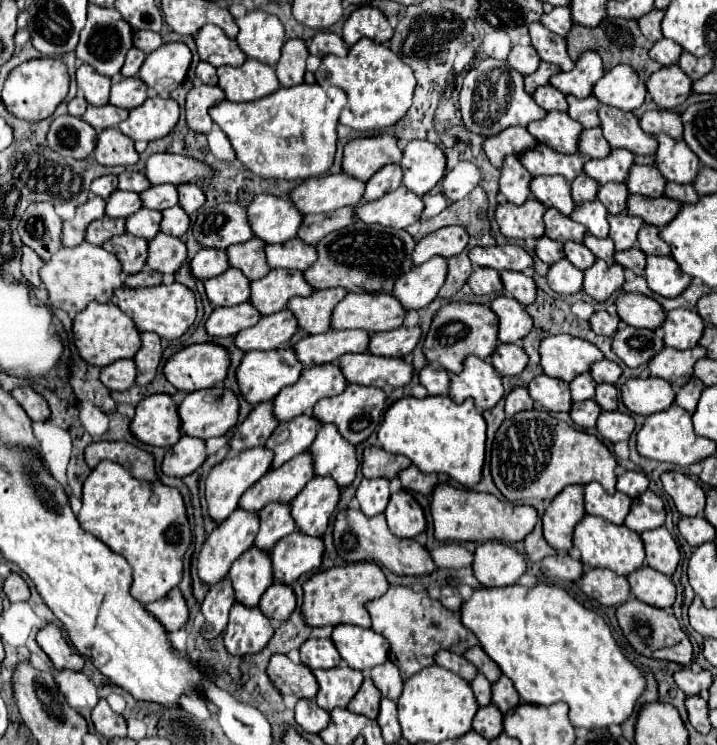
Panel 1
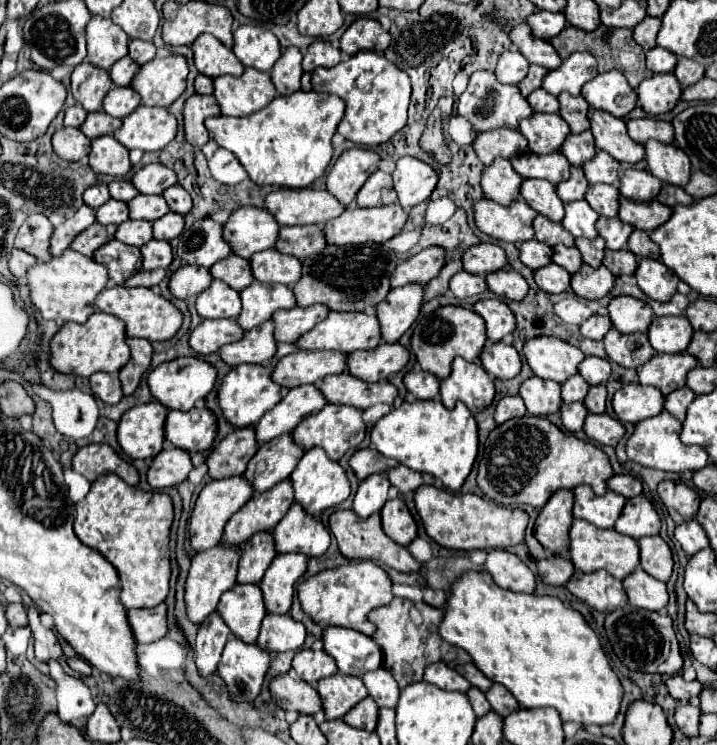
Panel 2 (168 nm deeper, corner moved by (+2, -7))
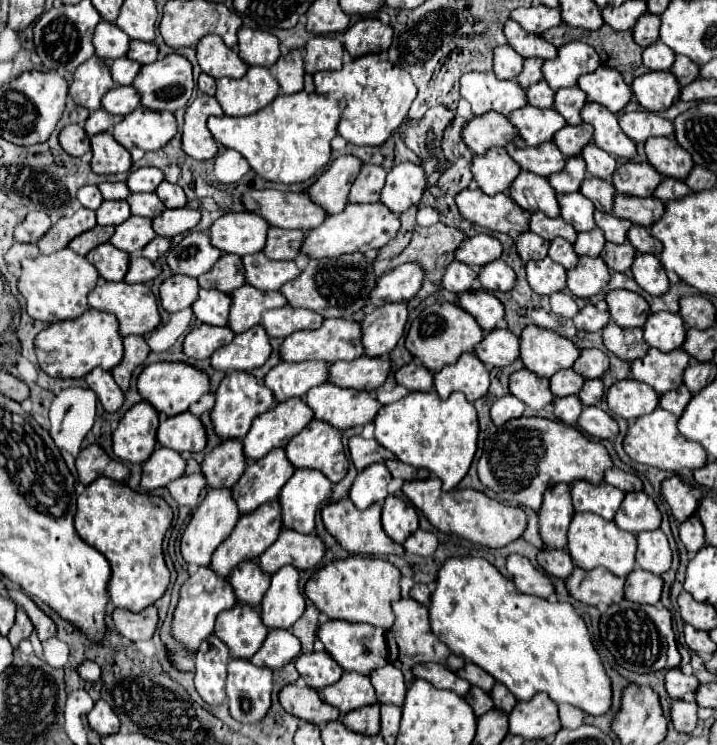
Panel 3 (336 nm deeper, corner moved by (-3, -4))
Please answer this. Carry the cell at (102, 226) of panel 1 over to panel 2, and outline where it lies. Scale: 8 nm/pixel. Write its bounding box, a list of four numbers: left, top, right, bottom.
[70,222,116,256]

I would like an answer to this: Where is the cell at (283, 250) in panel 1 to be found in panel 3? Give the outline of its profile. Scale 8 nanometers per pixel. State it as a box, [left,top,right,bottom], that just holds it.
[243,253,299,291]

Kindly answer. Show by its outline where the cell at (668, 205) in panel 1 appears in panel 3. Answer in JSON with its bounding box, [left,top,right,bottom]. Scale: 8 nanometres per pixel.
[613,193,665,227]

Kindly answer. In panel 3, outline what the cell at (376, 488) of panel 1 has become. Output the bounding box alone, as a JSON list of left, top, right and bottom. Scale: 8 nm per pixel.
[349,463,391,509]

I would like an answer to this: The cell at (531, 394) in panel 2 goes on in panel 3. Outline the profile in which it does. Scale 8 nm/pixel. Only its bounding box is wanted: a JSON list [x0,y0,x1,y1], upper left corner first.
[509,369,555,411]

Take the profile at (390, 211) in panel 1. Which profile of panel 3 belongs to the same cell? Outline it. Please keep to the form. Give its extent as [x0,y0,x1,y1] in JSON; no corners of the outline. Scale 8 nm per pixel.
[303,203,401,257]

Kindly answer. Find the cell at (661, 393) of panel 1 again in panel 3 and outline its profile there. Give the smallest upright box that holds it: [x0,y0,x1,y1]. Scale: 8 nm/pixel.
[607,379,659,421]

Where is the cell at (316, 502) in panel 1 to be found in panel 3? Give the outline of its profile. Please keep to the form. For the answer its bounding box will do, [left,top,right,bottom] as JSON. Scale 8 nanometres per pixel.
[259,529,325,573]

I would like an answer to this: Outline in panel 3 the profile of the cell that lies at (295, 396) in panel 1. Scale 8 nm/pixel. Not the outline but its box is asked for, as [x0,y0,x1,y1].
[243,397,313,459]

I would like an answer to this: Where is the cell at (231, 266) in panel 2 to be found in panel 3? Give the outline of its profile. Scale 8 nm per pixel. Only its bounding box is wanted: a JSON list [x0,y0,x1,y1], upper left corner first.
[199,255,245,293]

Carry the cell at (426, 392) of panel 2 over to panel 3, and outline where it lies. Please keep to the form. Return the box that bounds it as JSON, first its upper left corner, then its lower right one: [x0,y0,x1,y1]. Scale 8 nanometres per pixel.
[395,361,433,393]

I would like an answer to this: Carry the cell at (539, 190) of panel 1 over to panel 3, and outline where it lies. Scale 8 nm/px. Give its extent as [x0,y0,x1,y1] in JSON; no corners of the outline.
[511,171,559,217]

